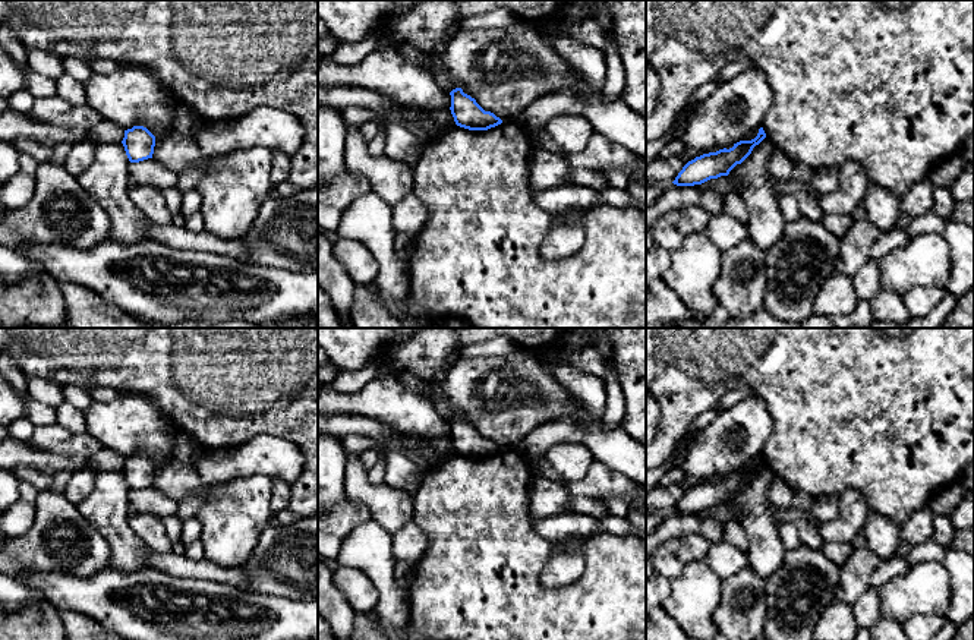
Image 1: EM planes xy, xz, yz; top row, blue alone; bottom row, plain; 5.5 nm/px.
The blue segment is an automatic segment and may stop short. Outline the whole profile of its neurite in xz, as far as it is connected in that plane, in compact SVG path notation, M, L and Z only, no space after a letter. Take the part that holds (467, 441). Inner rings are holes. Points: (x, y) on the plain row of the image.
M456 416L451 423L451 442L457 454L469 458L488 458L502 451L491 439L485 439L475 426L464 422L461 416Z

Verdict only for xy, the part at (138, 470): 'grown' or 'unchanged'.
unchanged

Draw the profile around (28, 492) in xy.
M21 482L19 483L19 492L21 492L21 499L23 499L25 502L34 505L37 498L38 498L38 491L35 489L34 485L31 485L29 482Z

